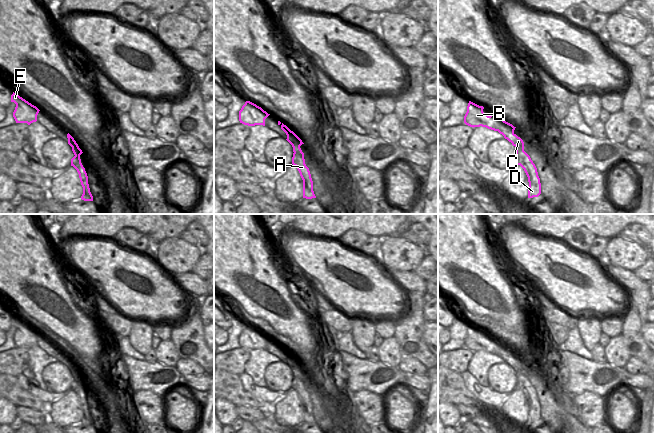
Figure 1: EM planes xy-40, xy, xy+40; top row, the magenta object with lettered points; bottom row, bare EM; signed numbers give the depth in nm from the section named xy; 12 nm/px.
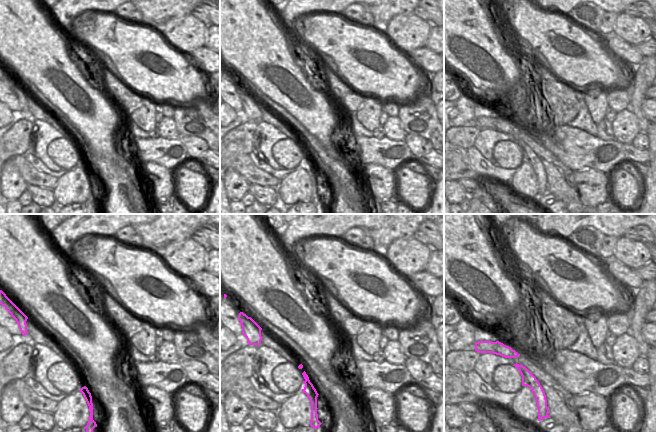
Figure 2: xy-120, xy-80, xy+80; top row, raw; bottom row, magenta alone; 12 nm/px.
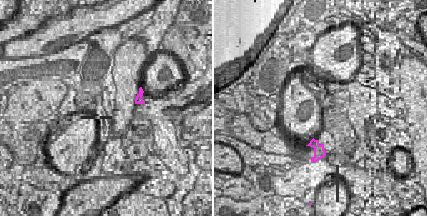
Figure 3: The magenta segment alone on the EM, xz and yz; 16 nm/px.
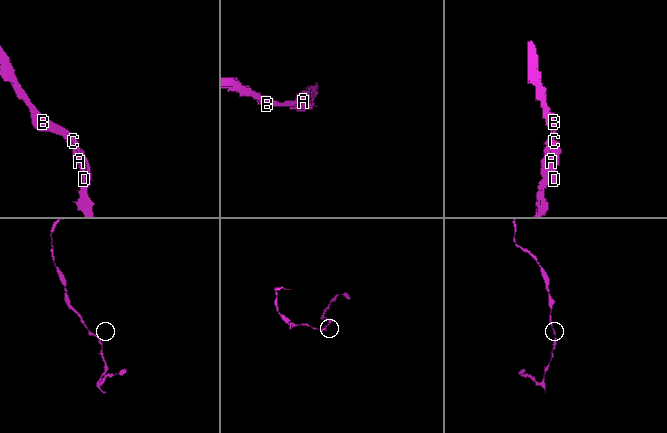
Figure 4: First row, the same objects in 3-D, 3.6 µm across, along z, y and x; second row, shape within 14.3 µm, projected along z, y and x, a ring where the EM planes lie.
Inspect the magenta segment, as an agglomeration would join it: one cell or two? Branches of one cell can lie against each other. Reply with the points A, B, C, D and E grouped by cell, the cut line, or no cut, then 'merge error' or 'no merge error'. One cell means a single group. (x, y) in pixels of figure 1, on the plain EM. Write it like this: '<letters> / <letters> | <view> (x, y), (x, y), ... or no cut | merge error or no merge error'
A B C D E | no cut | no merge error

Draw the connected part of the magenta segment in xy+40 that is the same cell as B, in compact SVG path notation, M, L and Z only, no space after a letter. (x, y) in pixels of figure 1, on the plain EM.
M469 325L467 336L464 340L464 347L470 351L486 351L498 355L516 372L516 388L520 389L529 406L528 422L538 421L541 418L541 407L537 392L530 380L524 375L524 366L518 361L512 348L504 345L493 337L488 340L483 336L484 331Z

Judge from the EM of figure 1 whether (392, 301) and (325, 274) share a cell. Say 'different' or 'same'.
same

